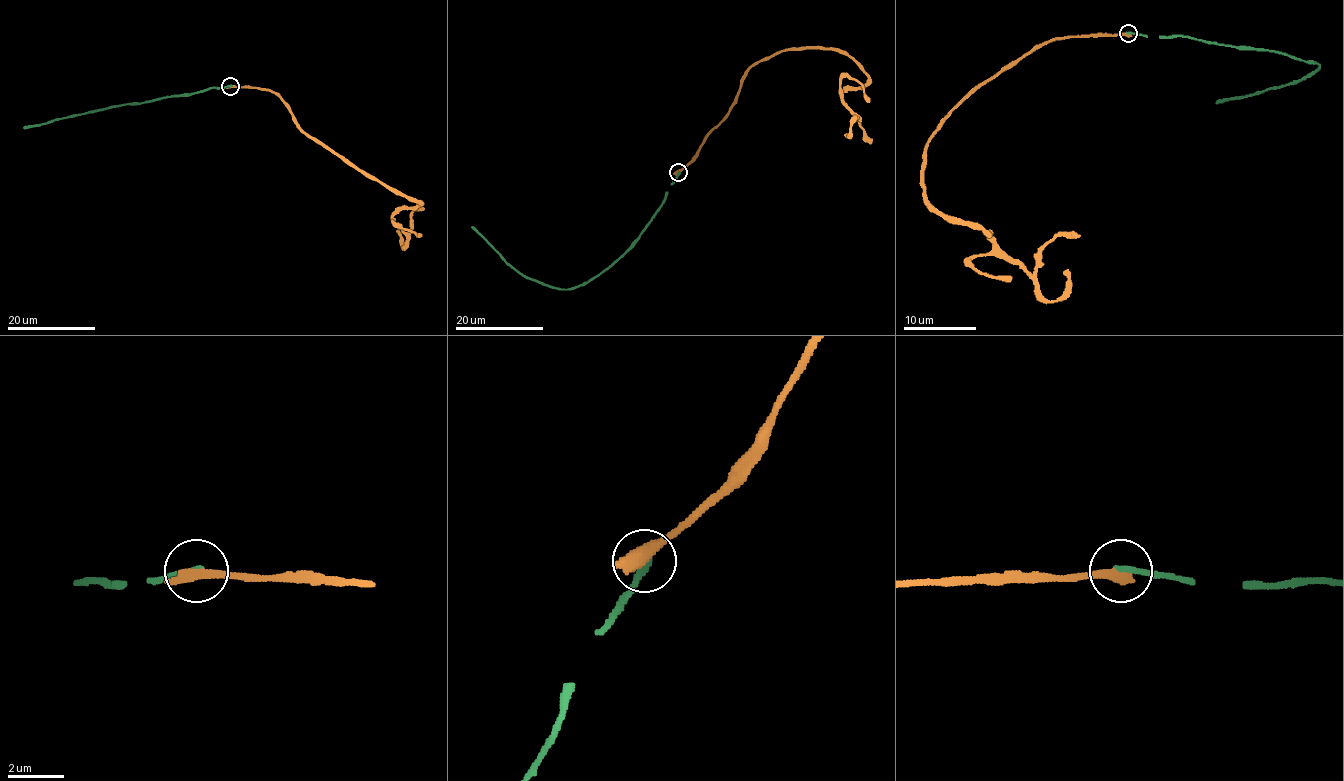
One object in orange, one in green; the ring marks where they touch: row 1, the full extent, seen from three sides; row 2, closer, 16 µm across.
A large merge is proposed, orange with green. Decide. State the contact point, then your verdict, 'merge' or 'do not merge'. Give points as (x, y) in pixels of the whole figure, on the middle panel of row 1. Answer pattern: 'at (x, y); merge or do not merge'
at (678, 172); do not merge

